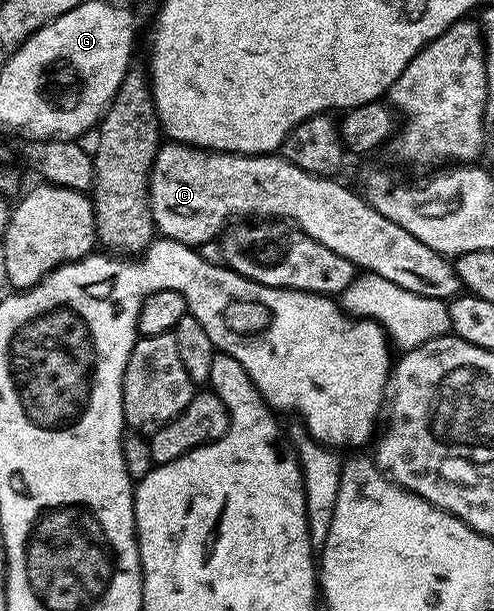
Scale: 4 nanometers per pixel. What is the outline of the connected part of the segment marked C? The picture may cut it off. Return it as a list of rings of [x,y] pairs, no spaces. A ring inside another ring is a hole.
[[[168,140],[156,151],[156,159],[152,161],[152,218],[163,237],[200,248],[211,238],[219,239],[229,223],[243,219],[240,218],[243,214],[260,214],[256,216],[264,220],[283,220],[297,226],[306,232],[306,236],[318,240],[318,244],[330,248],[330,252],[338,252],[338,256],[350,260],[361,271],[382,276],[382,280],[390,280],[390,284],[406,288],[406,292],[445,300],[461,293],[460,277],[451,257],[434,252],[434,248],[426,248],[426,244],[422,244],[422,240],[414,240],[406,228],[394,224],[394,220],[386,220],[386,216],[375,210],[357,191],[355,194],[336,181],[340,180],[335,177],[320,178],[317,174],[306,172],[275,153],[224,154],[220,150],[202,150],[199,146]]]

